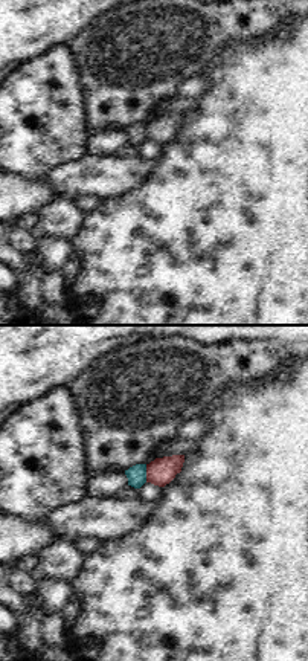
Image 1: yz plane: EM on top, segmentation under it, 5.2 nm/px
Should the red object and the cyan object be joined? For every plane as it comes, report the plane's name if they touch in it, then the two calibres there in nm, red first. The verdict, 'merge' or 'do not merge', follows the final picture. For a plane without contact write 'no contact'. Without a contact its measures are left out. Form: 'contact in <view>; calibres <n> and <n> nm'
contact in yz; calibres 140 and 100 nm

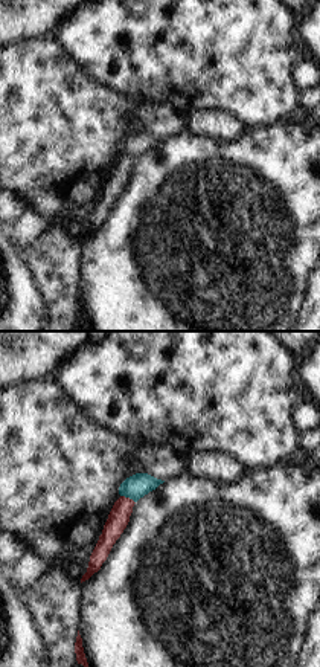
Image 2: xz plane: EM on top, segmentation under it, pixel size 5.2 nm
contact in xz; calibres 110 and 130 nm

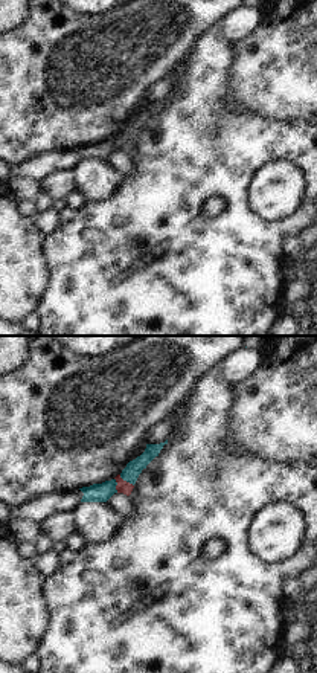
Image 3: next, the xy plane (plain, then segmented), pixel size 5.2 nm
contact in xy; calibres 70 and 90 nm

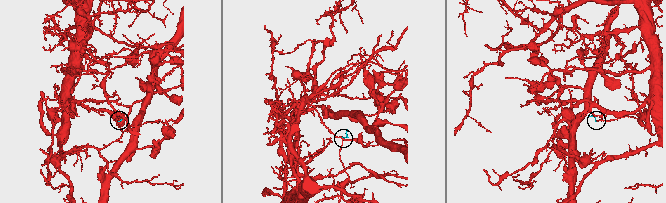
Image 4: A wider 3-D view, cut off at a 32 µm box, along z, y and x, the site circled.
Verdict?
do not merge

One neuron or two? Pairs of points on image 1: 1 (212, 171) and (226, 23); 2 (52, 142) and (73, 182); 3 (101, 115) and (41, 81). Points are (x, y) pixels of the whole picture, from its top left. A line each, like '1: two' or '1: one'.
1: two
2: two
3: two

